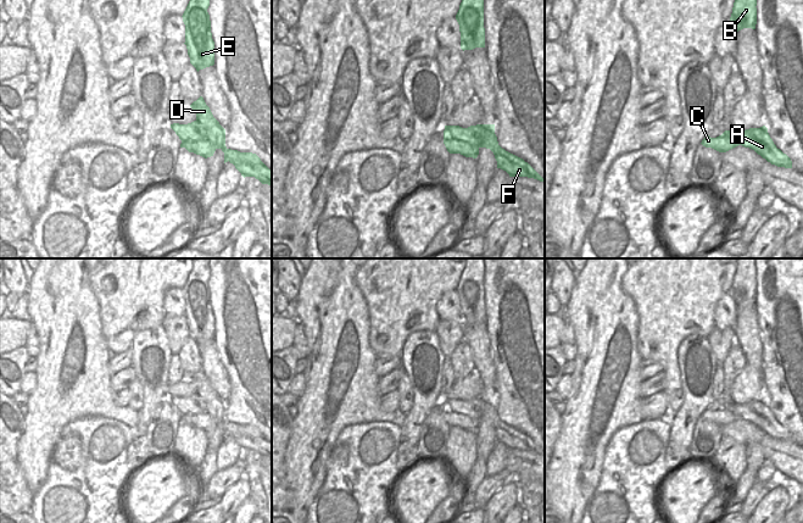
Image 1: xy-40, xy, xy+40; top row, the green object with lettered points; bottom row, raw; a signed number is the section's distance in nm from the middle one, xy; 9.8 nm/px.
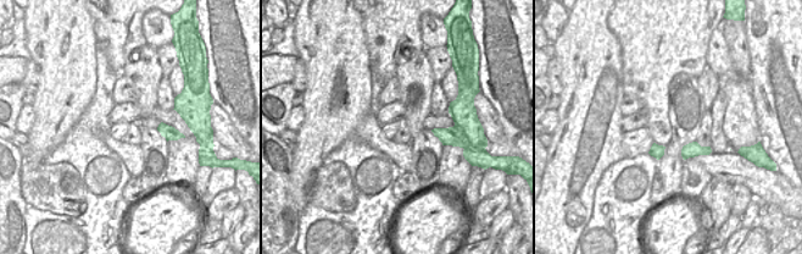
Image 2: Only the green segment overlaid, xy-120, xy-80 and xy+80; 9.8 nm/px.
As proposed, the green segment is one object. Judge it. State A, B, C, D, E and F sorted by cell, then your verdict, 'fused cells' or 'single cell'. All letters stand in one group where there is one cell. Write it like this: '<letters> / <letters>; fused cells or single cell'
A B D E F / C; fused cells

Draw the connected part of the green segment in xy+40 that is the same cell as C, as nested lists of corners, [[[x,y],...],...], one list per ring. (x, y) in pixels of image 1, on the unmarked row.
[[[721,407],[716,411],[710,411],[709,408],[707,408],[702,416],[703,419],[706,421],[712,421],[719,425],[726,425],[736,419],[738,419],[740,417],[737,417],[734,412]]]

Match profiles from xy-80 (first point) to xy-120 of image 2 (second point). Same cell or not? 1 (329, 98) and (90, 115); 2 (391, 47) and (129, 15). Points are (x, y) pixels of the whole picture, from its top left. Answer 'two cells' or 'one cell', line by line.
1: two cells
2: one cell

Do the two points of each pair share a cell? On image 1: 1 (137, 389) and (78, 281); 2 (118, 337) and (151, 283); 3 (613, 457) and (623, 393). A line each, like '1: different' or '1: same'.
1: different
2: same
3: different

